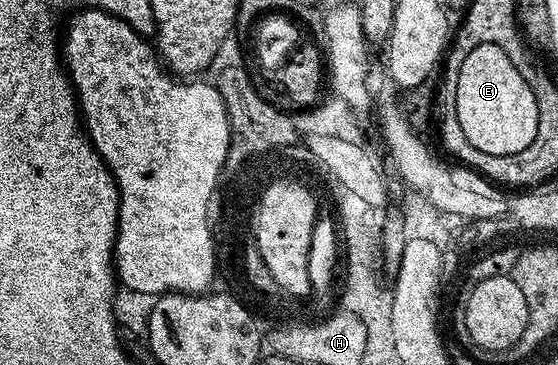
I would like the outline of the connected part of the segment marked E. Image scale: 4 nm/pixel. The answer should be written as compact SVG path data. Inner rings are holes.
M494 44L475 46L463 58L457 83L457 113L467 142L489 155L518 153L536 136L535 96L511 59Z

